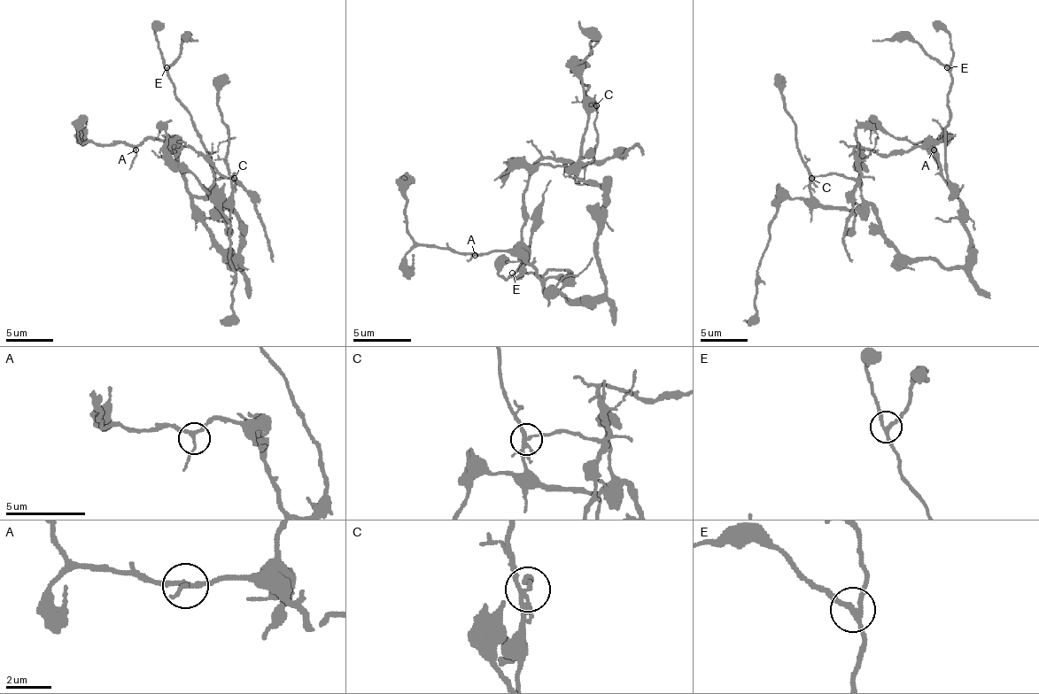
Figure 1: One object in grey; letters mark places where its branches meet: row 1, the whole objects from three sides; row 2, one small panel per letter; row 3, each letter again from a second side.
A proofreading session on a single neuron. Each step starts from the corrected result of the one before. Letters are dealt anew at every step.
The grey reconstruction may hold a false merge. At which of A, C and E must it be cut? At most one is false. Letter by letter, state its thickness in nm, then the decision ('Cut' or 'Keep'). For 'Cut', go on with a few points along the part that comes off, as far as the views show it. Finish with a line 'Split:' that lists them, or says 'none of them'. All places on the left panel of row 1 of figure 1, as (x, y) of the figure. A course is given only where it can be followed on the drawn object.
A: Thickness 200 nm. Keep
C: Thickness 200 nm. Cut. Course of the part to remove: (235, 178), (235, 173), (228, 178), (220, 175), (189, 147), (182, 147), (175, 154), (175, 142), (169, 133)
E: Thickness 200 nm. Keep
Split: C

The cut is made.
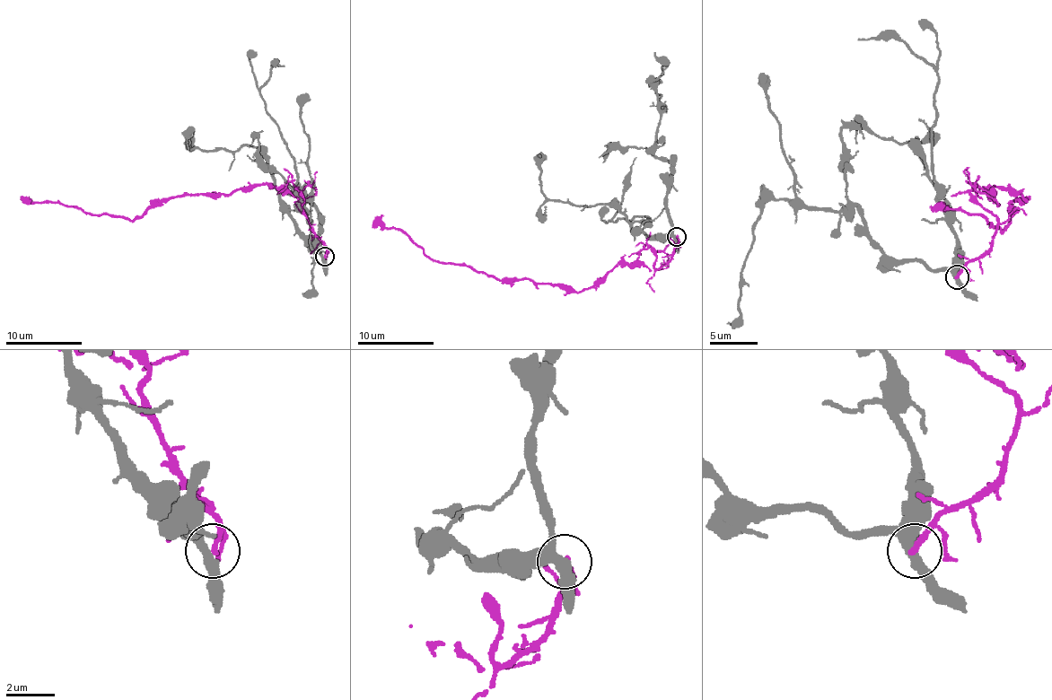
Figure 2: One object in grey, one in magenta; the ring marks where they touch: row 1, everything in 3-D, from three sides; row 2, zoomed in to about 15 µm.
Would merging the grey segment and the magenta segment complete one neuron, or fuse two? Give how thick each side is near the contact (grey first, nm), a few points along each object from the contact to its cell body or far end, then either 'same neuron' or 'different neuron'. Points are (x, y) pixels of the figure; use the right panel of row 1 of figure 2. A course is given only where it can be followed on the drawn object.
400/260 nm | grey via (958, 276), (893, 262), (853, 207), (767, 200), (740, 274), (740, 317), (726, 324) | magenta via (958, 276), (995, 233), (995, 216), (972, 186), (1024, 200), (1010, 205), (1001, 231), (943, 202) | different neuron

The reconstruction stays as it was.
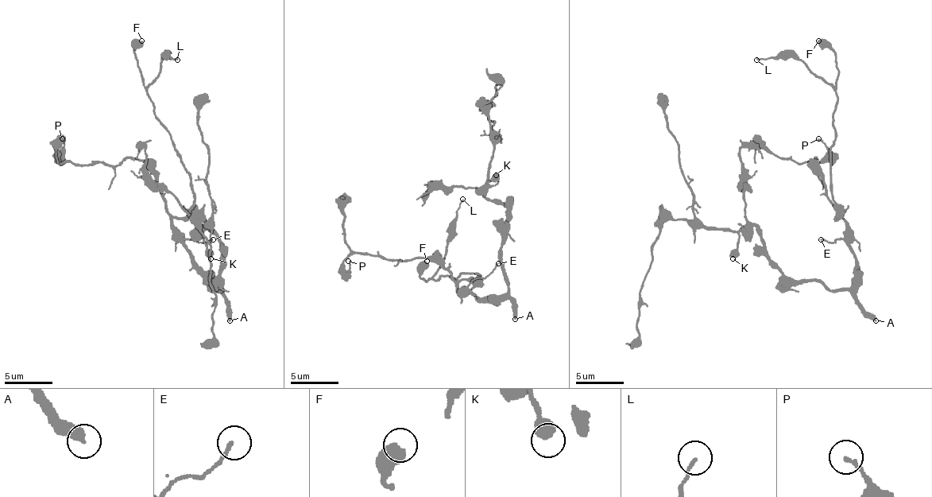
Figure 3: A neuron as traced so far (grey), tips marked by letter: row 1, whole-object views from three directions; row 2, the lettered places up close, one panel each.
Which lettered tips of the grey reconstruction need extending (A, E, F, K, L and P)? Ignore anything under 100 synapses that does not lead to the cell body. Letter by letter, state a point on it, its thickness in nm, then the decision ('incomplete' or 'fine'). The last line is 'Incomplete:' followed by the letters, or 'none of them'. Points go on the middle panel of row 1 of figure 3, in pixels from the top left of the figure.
A: place (515, 319); calibre 440 nm; incomplete
E: place (498, 263); calibre 150 nm; fine
F: place (427, 261); calibre 650 nm; fine
K: place (496, 175); calibre 600 nm; fine
L: place (462, 199); calibre 130 nm; fine
P: place (348, 261); calibre 170 nm; fine
Incomplete: A

